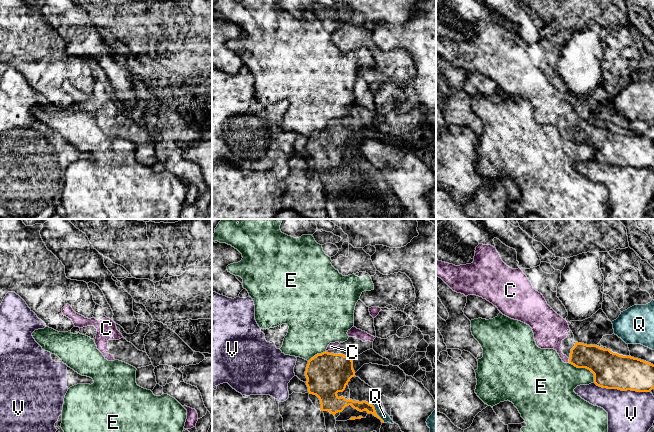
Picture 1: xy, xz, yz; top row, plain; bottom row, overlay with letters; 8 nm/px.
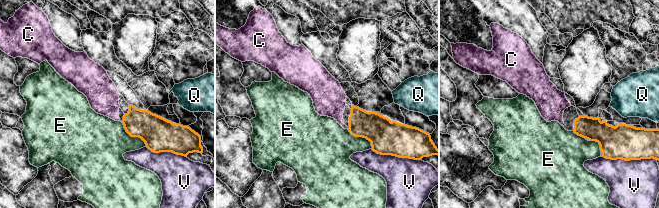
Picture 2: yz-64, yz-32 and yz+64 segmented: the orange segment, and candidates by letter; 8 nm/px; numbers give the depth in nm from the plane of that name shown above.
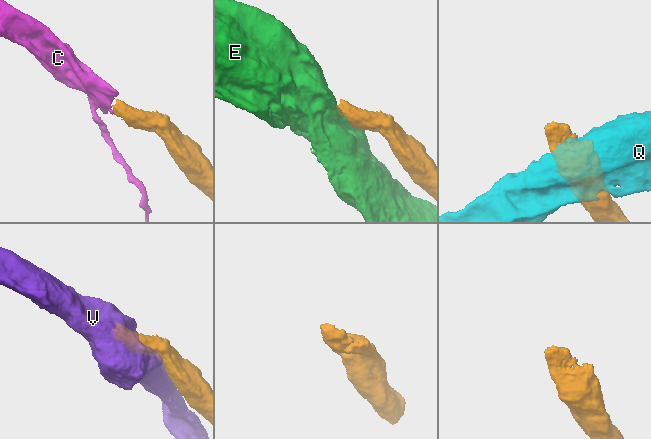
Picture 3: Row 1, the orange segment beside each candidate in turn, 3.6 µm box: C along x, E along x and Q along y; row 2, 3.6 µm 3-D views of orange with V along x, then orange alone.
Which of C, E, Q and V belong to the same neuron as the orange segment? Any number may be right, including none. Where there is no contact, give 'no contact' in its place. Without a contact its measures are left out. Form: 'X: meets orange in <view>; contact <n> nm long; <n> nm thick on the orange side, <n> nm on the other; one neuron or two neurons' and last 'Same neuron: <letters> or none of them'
C: meets orange in yz; contact 40 nm long; 220 nm thick on the orange side, 200 nm on the other; one neuron
E: meets orange in yz; contact 260 nm long; 280 nm thick on the orange side, 300 nm on the other; two neurons
Q: meets orange in xz; contact 160 nm long; 80 nm thick on the orange side, 70 nm on the other; two neurons
V: meets orange in yz; contact 460 nm long; 280 nm thick on the orange side, 340 nm on the other; two neurons
Same neuron: C

